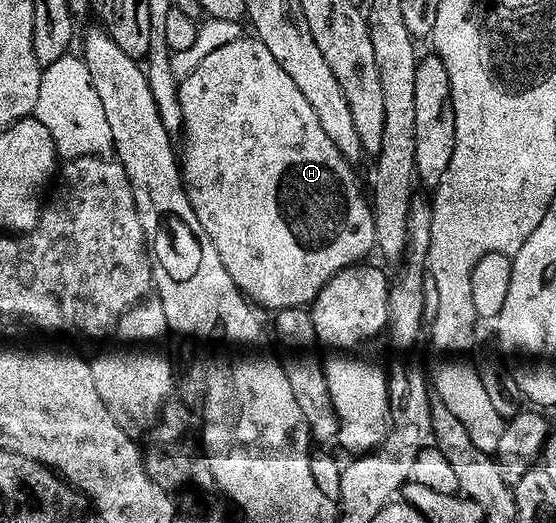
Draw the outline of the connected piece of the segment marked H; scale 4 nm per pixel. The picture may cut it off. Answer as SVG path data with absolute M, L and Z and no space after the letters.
M241 38L238 42L230 42L230 46L222 46L222 50L214 50L194 74L190 74L180 85L180 105L184 115L184 152L182 148L182 171L184 187L188 189L188 197L194 206L194 214L198 214L198 222L210 234L218 254L222 258L222 266L230 273L230 278L238 285L241 292L248 297L253 305L261 309L272 308L308 308L318 298L318 294L342 270L359 265L371 252L377 251L376 227L374 214L369 197L360 189L356 181L356 172L353 165L326 138L326 130L322 130L322 122L318 122L318 114L310 107L310 102L302 95L302 90L294 86L293 80L278 66L274 54L266 50L266 46L259 38Z

